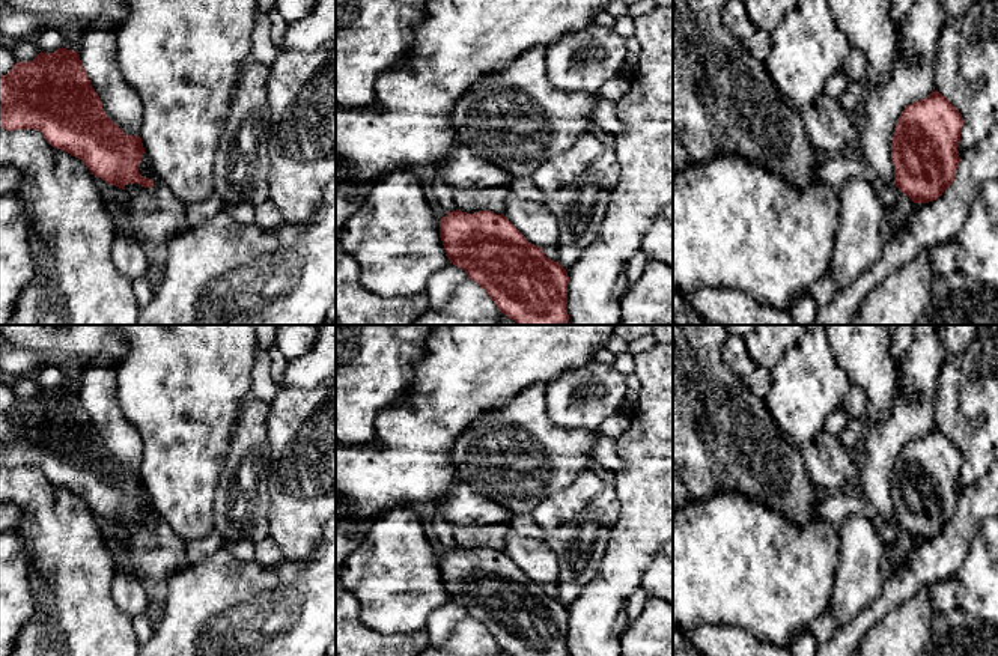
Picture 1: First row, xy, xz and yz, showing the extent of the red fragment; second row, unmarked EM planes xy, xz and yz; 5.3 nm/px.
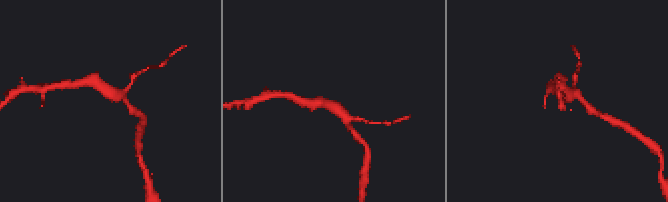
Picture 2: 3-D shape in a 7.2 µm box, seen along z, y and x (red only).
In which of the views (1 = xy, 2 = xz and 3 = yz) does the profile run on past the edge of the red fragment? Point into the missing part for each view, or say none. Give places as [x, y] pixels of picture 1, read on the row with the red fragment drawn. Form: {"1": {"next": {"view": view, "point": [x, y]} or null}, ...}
{"1": {"next": null}, "2": {"next": null}, "3": {"next": null}}

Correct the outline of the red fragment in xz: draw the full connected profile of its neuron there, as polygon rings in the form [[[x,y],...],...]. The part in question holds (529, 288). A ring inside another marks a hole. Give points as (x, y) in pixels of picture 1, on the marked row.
[[[447,212],[440,218],[440,238],[450,263],[462,268],[518,325],[567,325],[567,271],[548,259],[543,248],[528,242],[504,214]]]

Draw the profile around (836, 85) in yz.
[[[840,71],[826,80],[823,93],[838,99],[850,83],[849,77]]]

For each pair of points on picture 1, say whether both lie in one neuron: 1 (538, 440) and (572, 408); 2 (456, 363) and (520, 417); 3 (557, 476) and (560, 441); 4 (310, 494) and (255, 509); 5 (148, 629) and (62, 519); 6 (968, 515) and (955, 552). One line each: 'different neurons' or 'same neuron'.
1: different neurons
2: different neurons
3: same neuron
4: different neurons
5: different neurons
6: same neuron

